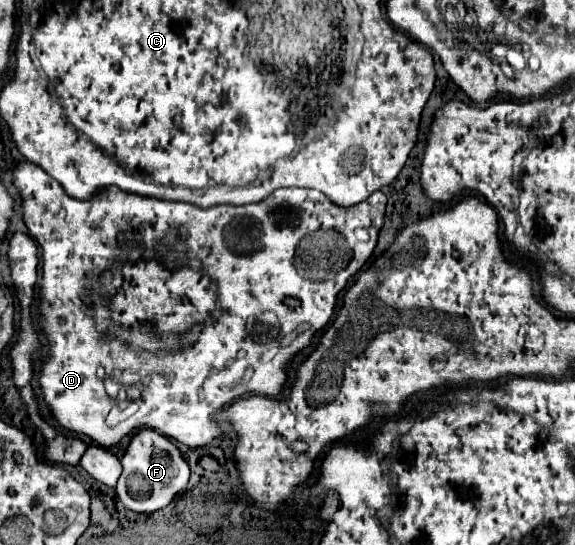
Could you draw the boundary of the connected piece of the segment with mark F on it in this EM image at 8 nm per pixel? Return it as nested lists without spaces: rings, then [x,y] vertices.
[[[138,430],[132,436],[120,464],[122,474],[116,484],[116,494],[122,500],[122,504],[134,512],[156,512],[168,506],[170,500],[182,488],[186,488],[190,478],[190,468],[182,458],[182,452],[170,438],[158,434],[156,430]]]

